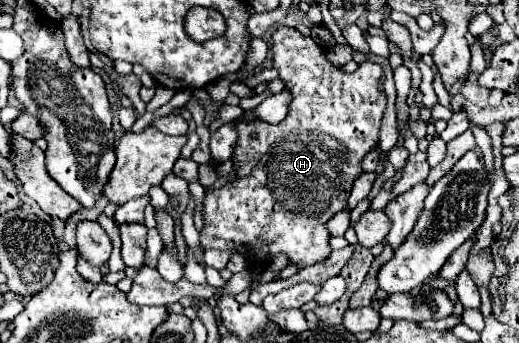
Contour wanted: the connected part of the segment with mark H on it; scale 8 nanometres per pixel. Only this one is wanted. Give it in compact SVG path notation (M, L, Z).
M288 26L274 30L270 40L272 66L278 70L278 78L284 82L284 88L292 94L292 100L288 102L288 114L278 124L268 124L260 118L252 122L236 122L238 140L232 154L236 178L204 196L204 226L200 230L200 244L206 250L218 248L242 254L250 268L258 266L262 270L270 268L278 254L286 254L288 264L296 264L300 270L304 266L322 262L332 252L328 244L330 232L326 222L336 212L344 210L352 182L362 174L362 158L374 146L378 146L378 128L386 110L386 94L378 90L382 66L376 62L364 62L360 64L360 70L344 72L326 58L318 42Z

